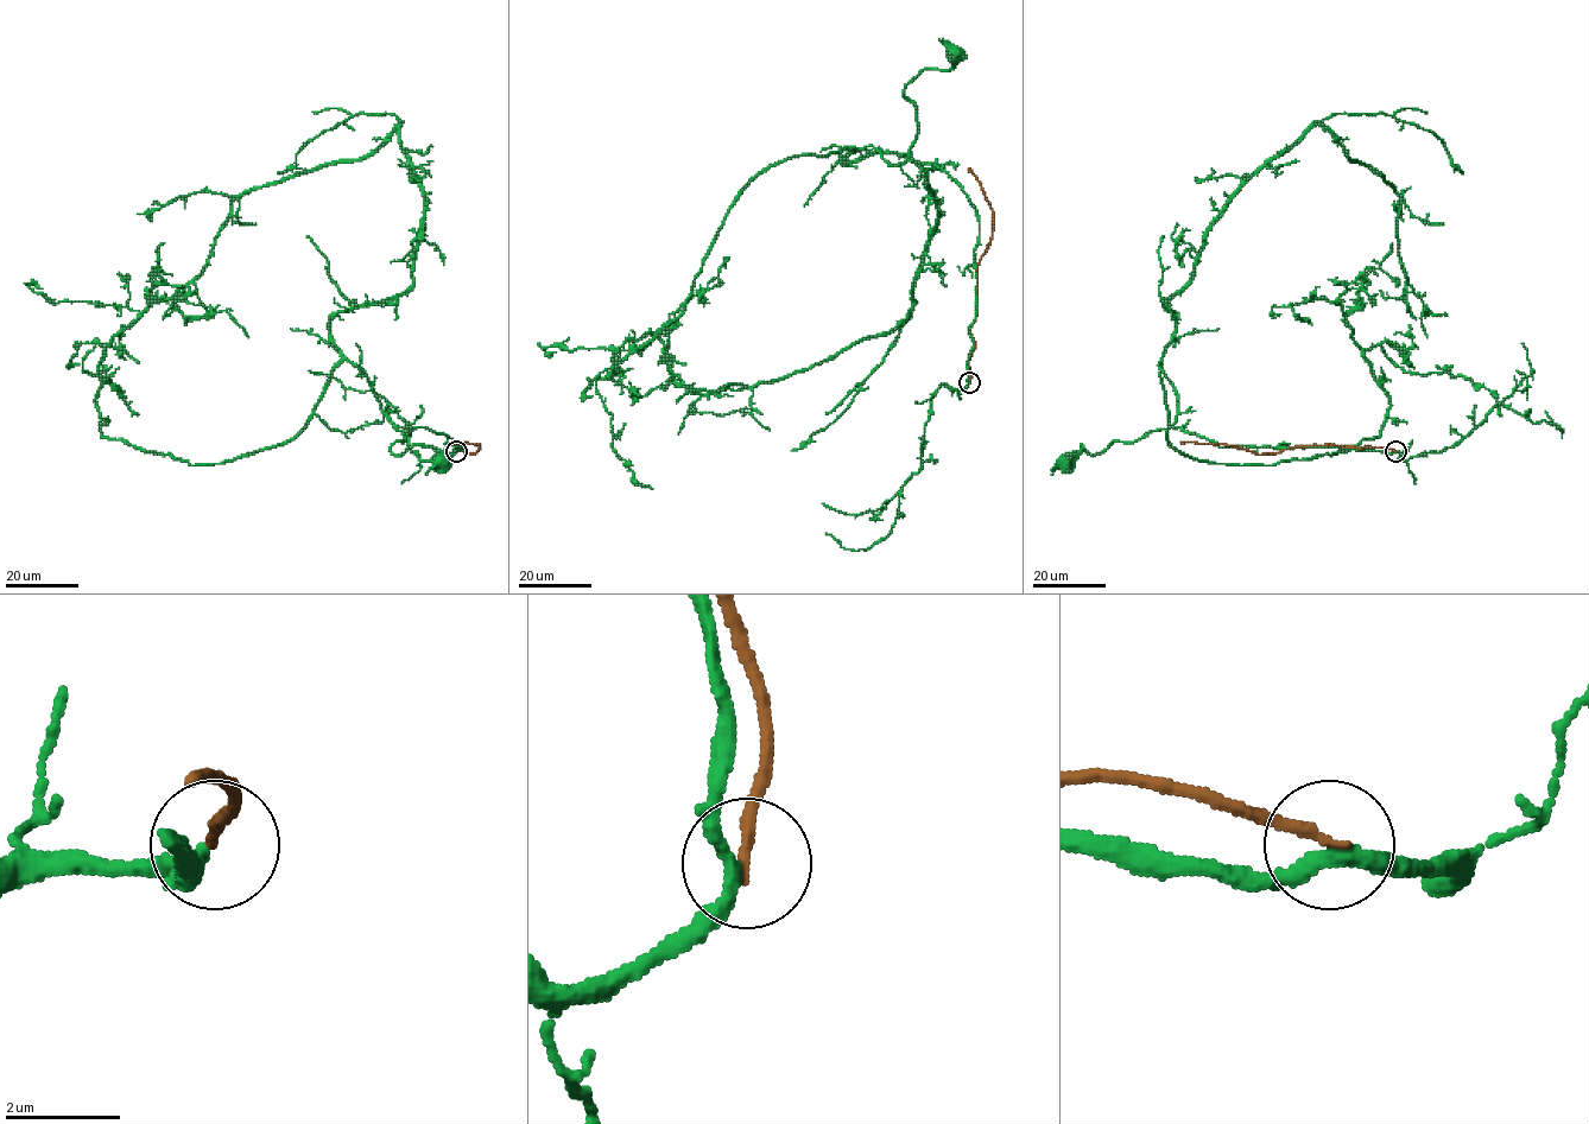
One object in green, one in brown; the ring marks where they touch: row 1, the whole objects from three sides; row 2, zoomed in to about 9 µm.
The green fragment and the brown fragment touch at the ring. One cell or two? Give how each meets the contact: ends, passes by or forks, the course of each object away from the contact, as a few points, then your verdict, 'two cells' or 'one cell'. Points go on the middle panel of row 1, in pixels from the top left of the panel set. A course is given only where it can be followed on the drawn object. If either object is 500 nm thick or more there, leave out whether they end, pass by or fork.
green passes by; brown ends there; green runs (969, 382), (977, 213), (941, 170), (912, 159), (918, 125), (904, 95), (925, 69), (948, 70), (956, 54); brown runs (969, 382), (976, 266), (993, 221), (980, 183), (968, 169); two cells

